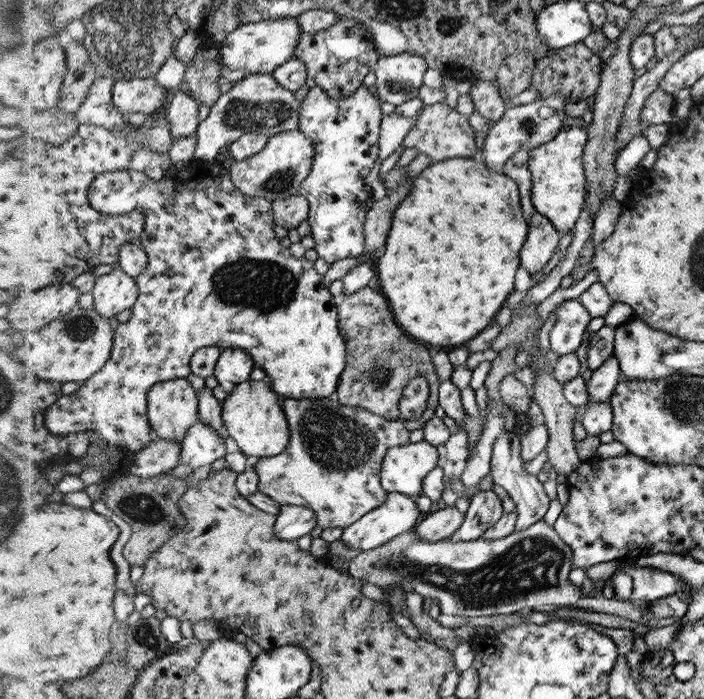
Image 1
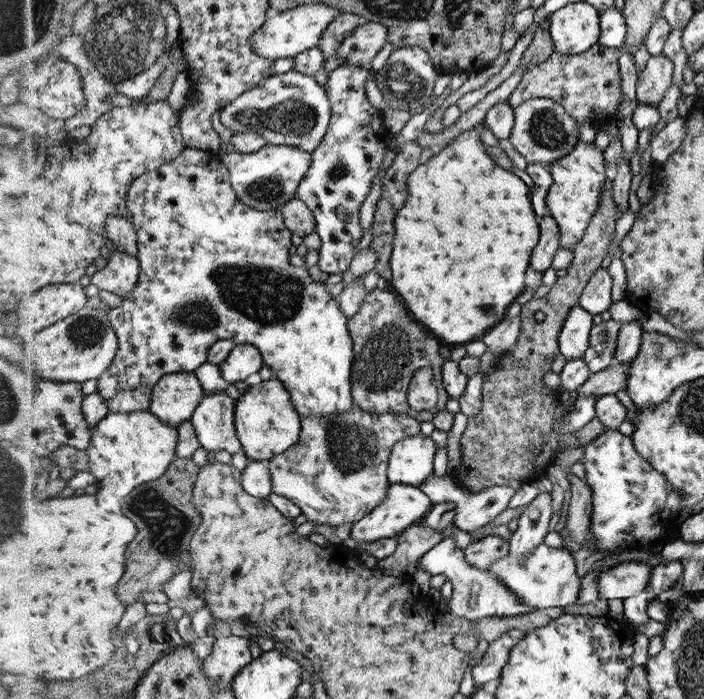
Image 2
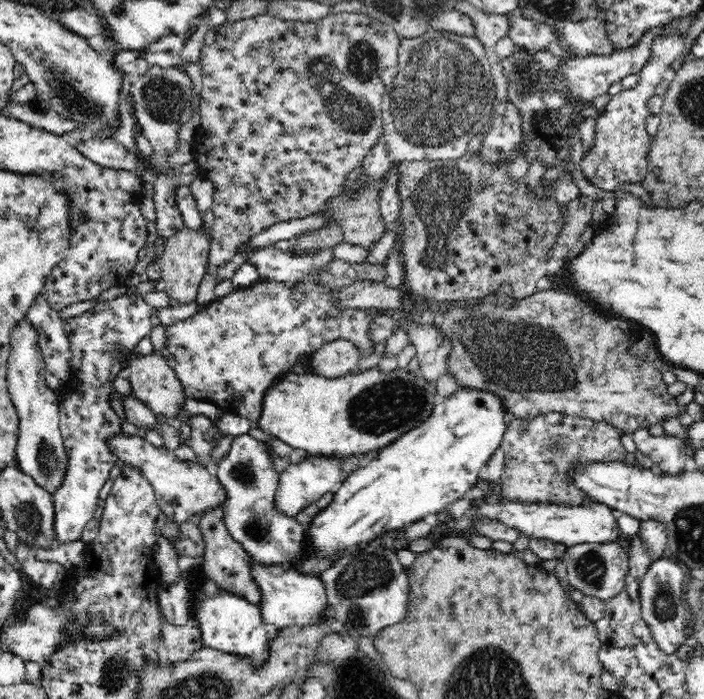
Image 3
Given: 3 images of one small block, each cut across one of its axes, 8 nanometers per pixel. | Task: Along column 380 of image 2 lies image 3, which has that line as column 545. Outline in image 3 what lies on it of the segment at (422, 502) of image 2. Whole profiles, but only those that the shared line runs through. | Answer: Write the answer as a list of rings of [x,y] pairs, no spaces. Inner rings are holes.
[[[478,480],[475,484],[482,494],[484,502],[480,506],[472,506],[472,500],[467,503],[457,504],[456,513],[453,519],[447,522],[447,525],[436,526],[435,531],[439,534],[445,532],[464,532],[471,530],[472,520],[476,518],[486,518],[490,521],[500,521],[506,526],[515,528],[520,534],[529,539],[547,538],[552,542],[564,544],[570,548],[580,543],[607,543],[614,542],[622,537],[618,529],[617,514],[605,505],[586,502],[582,506],[560,506],[560,505],[541,505],[541,504],[523,504],[522,502],[513,502],[503,498],[501,494],[500,483],[489,483],[484,480]]]

